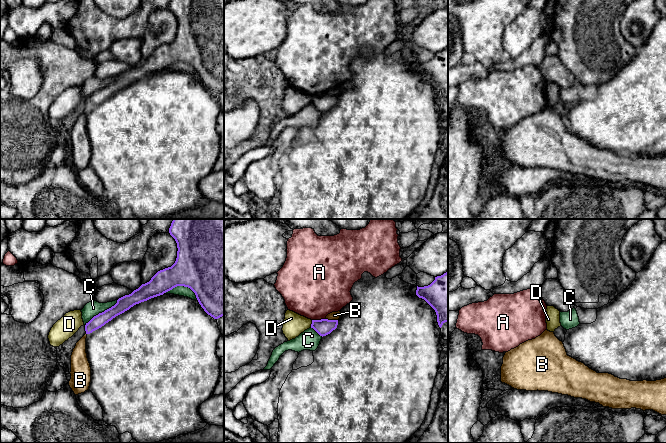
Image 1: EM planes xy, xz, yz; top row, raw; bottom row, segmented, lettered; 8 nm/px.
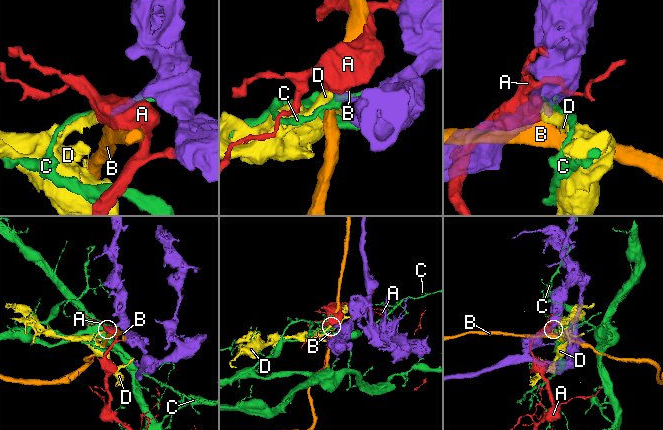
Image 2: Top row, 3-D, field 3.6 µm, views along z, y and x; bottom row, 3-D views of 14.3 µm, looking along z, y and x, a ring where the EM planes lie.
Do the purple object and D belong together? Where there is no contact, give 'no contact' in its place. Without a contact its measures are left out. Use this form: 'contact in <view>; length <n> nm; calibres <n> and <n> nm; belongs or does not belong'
contact in xz; length 60 nm; calibres 140 and 180 nm; does not belong

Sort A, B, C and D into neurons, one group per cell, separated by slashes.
A / B / C / D

